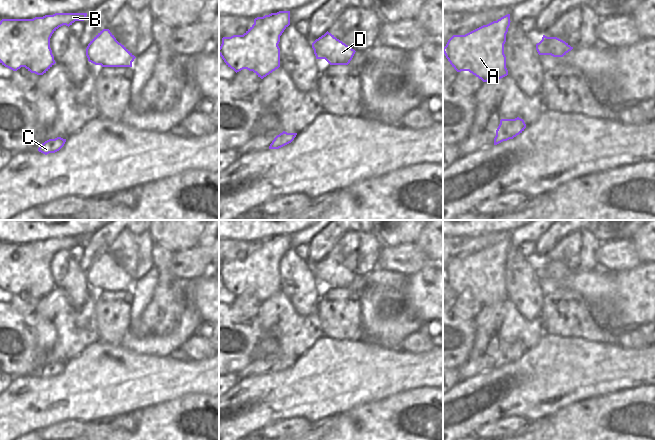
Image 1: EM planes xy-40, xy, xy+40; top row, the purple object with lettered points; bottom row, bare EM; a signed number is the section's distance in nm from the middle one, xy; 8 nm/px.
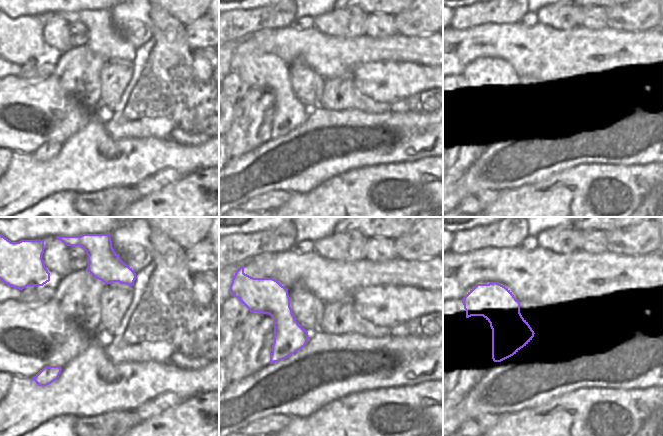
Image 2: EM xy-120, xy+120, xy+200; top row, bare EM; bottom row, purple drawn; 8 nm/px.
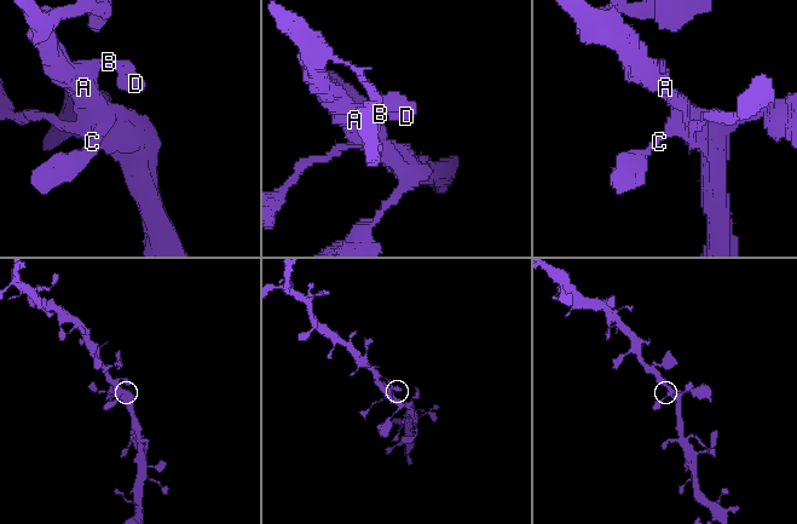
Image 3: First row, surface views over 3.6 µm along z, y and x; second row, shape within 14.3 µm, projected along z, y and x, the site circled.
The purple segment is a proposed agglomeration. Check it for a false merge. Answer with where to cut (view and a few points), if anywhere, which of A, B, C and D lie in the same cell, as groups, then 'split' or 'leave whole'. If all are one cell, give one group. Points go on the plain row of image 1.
cut none; groups A B C D; leave whole

